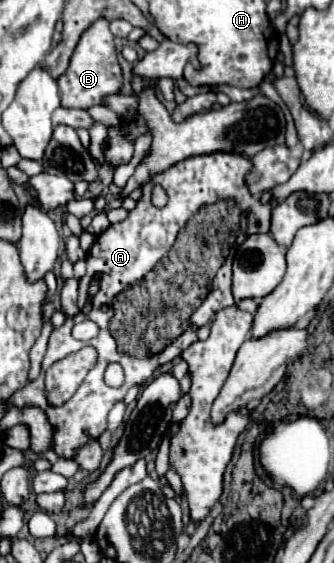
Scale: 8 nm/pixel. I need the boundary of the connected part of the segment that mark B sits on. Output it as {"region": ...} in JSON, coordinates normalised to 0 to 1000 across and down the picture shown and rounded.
{"region":[[[296,32],[278,39],[237,67],[225,92],[207,107],[207,121],[171,139],[183,188],[195,192],[272,192],[284,185],[308,185],[320,171],[350,167],[368,153],[368,128],[350,110],[338,60],[326,53],[326,36]]]}

